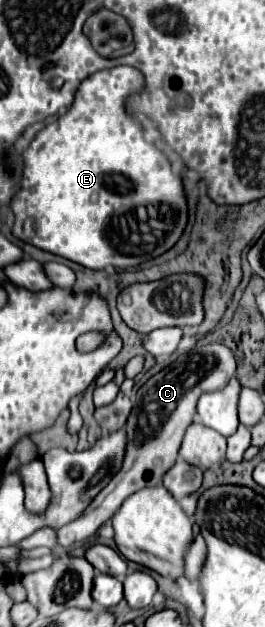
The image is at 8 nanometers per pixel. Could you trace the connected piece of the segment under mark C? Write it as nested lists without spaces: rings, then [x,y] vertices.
[[[220,343],[210,345],[196,345],[192,351],[178,355],[166,369],[150,377],[136,395],[136,405],[124,425],[126,431],[126,453],[120,471],[112,477],[112,481],[92,499],[92,503],[84,509],[80,517],[72,523],[56,529],[56,545],[58,547],[72,547],[88,537],[92,537],[104,521],[108,521],[116,509],[122,505],[124,497],[162,483],[162,475],[168,467],[174,465],[178,459],[178,449],[184,437],[186,427],[194,421],[196,401],[198,397],[208,391],[224,389],[224,385],[234,377],[236,361],[228,347]]]

